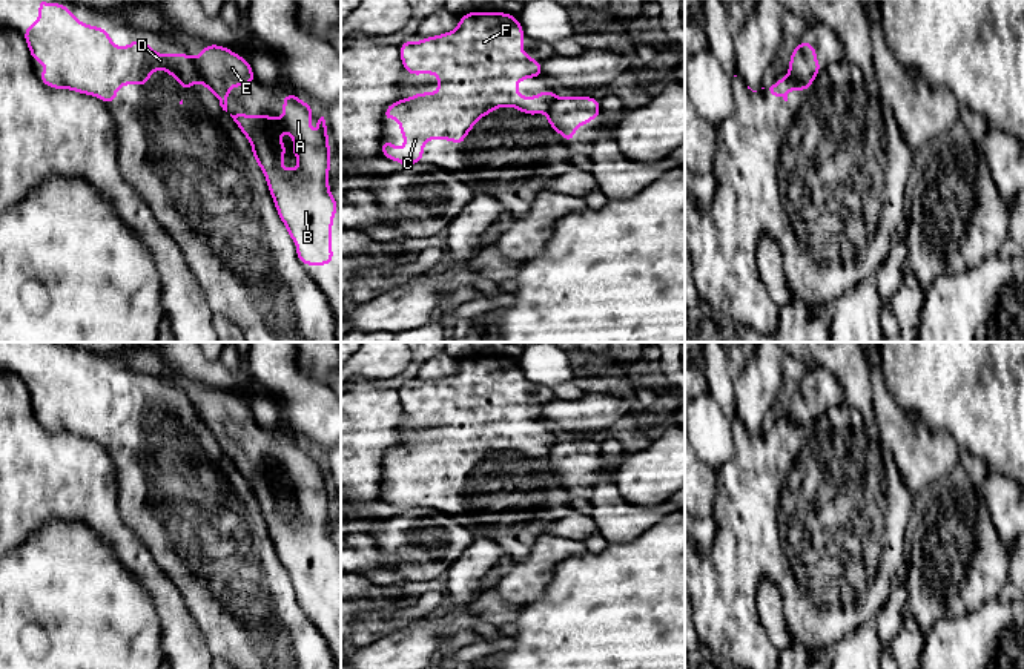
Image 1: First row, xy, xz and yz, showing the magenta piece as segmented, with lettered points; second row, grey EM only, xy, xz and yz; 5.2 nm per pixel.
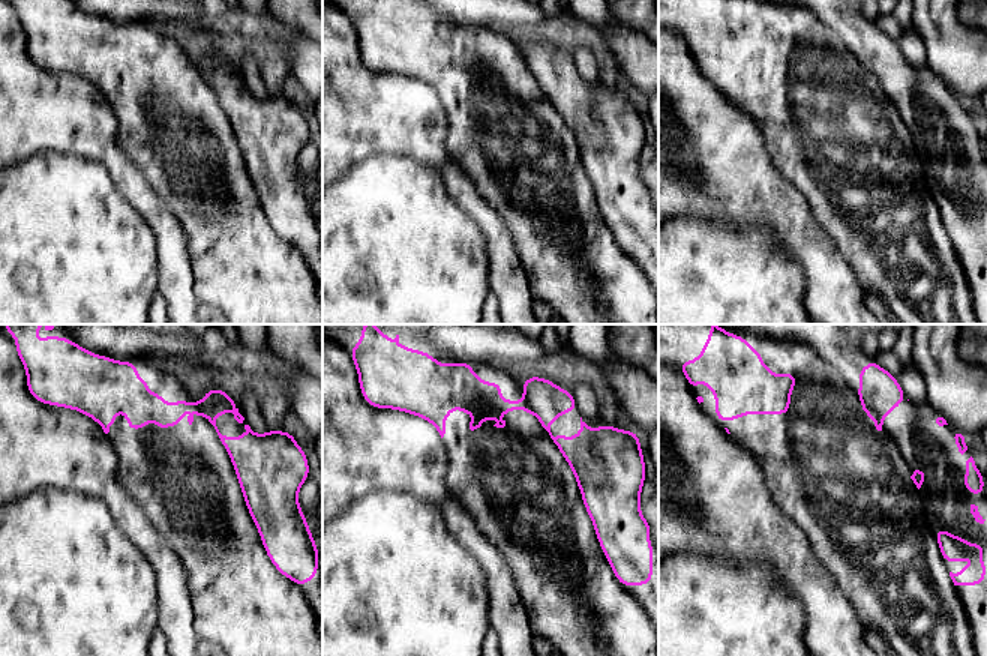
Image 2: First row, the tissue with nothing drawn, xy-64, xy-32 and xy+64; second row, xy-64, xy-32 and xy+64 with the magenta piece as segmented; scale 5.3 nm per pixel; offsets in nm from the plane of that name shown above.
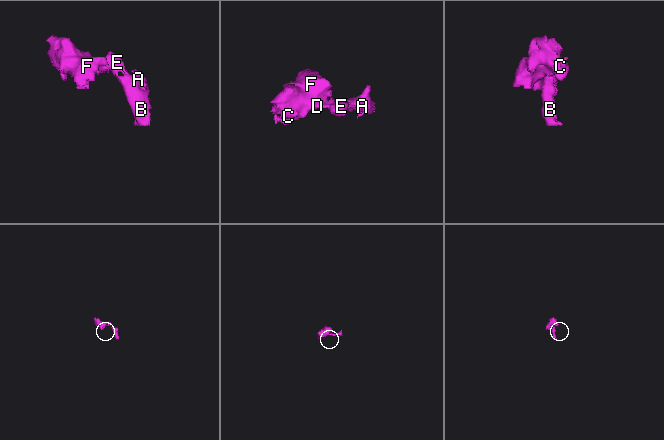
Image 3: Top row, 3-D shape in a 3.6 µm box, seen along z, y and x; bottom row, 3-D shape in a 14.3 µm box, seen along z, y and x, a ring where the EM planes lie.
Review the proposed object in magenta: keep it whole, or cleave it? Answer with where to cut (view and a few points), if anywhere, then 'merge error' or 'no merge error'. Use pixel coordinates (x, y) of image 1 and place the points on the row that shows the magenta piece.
cut in xy along (195, 62), (203, 77); merge error

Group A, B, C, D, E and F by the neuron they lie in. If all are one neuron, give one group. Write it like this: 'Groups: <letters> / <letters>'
Groups: A B E / C D F

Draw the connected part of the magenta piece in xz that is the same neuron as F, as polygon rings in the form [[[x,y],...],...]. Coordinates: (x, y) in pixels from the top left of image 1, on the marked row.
[[[468,12],[459,17],[459,26],[453,32],[427,37],[416,44],[407,38],[398,49],[408,75],[436,74],[439,91],[436,94],[419,92],[408,100],[396,100],[385,107],[382,121],[399,117],[399,132],[405,138],[405,150],[401,152],[390,140],[382,140],[381,155],[398,161],[401,166],[422,163],[425,140],[451,140],[464,146],[465,135],[474,123],[497,107],[513,106],[527,115],[539,115],[550,110],[557,100],[553,91],[543,91],[531,98],[522,97],[516,84],[524,78],[543,78],[543,61],[531,60],[522,51],[525,35],[517,17],[507,12]]]

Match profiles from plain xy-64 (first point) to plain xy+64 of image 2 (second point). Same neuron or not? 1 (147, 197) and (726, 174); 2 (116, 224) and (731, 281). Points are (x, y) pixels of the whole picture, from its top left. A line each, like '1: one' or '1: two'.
1: one
2: one

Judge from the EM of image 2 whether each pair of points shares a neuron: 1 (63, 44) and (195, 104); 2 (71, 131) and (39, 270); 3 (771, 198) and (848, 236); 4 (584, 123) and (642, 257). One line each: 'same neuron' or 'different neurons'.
1: same neuron
2: different neurons
3: different neurons
4: same neuron

